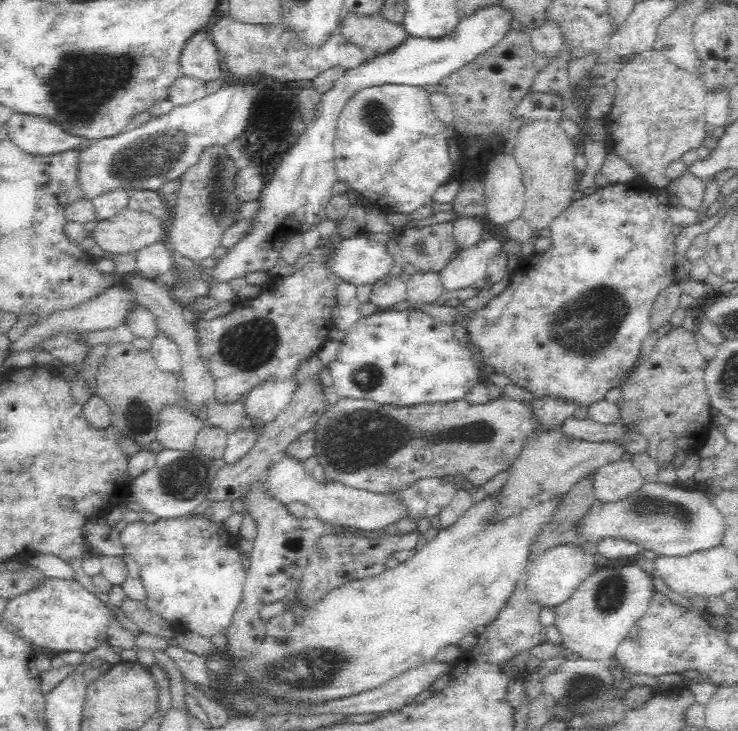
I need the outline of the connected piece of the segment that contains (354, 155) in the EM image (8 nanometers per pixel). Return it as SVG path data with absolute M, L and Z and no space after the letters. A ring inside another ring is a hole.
M384 83L376 86L362 86L354 90L348 100L341 107L340 115L337 117L335 127L335 138L333 141L334 169L338 181L342 181L349 185L350 195L362 200L362 205L379 208L383 214L401 212L402 214L410 214L418 210L420 206L431 203L431 197L436 190L443 184L453 179L452 166L448 153L448 134L447 127L436 116L429 99L429 92L423 86L414 86L410 84L392 84Z

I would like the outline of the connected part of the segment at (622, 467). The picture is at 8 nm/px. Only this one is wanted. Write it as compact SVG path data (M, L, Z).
M616 459L595 470L592 474L594 496L604 502L612 502L638 490L645 478L632 465L632 461Z

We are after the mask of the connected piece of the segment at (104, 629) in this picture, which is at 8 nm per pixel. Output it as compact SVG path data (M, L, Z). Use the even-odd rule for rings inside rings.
M46 579L39 587L8 601L6 619L30 643L52 652L90 652L107 642L111 608L76 579Z

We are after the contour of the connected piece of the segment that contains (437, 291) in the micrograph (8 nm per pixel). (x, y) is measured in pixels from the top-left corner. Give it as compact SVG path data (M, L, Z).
M417 272L406 283L408 300L412 303L432 304L446 291L439 272Z

